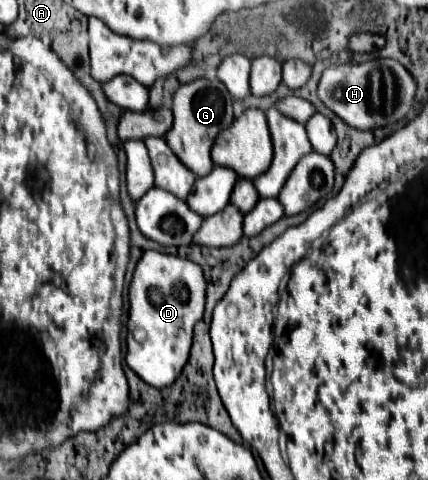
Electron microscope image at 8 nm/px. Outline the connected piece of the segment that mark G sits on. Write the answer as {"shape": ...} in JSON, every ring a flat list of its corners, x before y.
{"shape":[[196,79,192,83,182,85,174,93,174,103,172,103,172,113,174,113,174,125,166,133,166,141,174,155,188,167,192,169,198,177,204,177,214,169,210,151,214,145,216,135,232,125,234,113,232,113,232,95,228,93,226,85,218,79,208,81,208,79]]}

